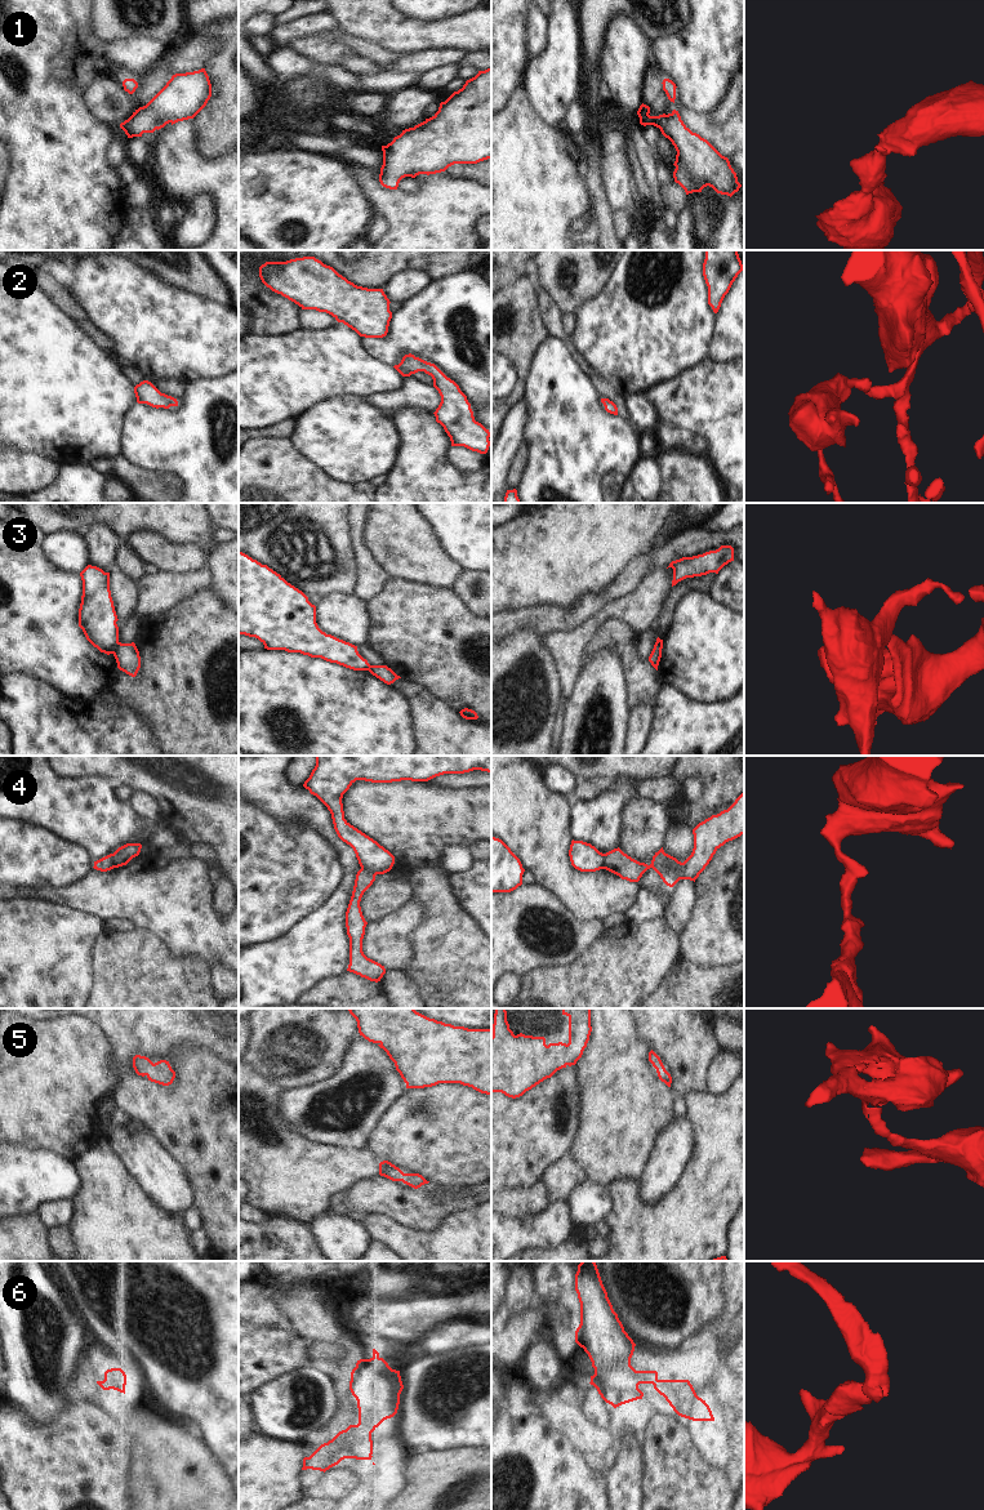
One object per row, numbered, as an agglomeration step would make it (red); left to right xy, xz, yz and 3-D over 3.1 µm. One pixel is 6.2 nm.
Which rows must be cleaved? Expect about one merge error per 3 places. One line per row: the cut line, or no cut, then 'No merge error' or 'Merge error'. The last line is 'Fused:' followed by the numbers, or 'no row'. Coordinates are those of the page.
1: No split. No merge error
2: No split. No merge error
3: Split along xy (119, 642), (112, 653). Merge error
4: Split along xz (361, 868), (375, 874). Merge error
5: No split. No merge error
6: No split. No merge error
Fused: 3, 4.

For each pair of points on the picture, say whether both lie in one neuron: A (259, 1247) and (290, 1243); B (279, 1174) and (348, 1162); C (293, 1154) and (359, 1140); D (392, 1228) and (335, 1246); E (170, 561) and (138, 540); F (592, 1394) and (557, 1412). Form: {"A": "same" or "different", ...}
{"A": "same", "B": "same", "C": "different", "D": "different", "E": "same", "F": "different"}

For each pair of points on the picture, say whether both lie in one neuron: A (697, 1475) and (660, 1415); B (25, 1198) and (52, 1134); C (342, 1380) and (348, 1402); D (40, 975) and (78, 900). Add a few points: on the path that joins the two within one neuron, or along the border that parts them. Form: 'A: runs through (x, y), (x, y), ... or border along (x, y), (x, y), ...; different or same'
A: runs through (685, 1460), (662, 1430); same
B: border along (16, 1144), (45, 1148), (72, 1161); different
C: runs through (343, 1385), (346, 1397); same
D: border along (44, 899), (88, 912), (101, 921); different

